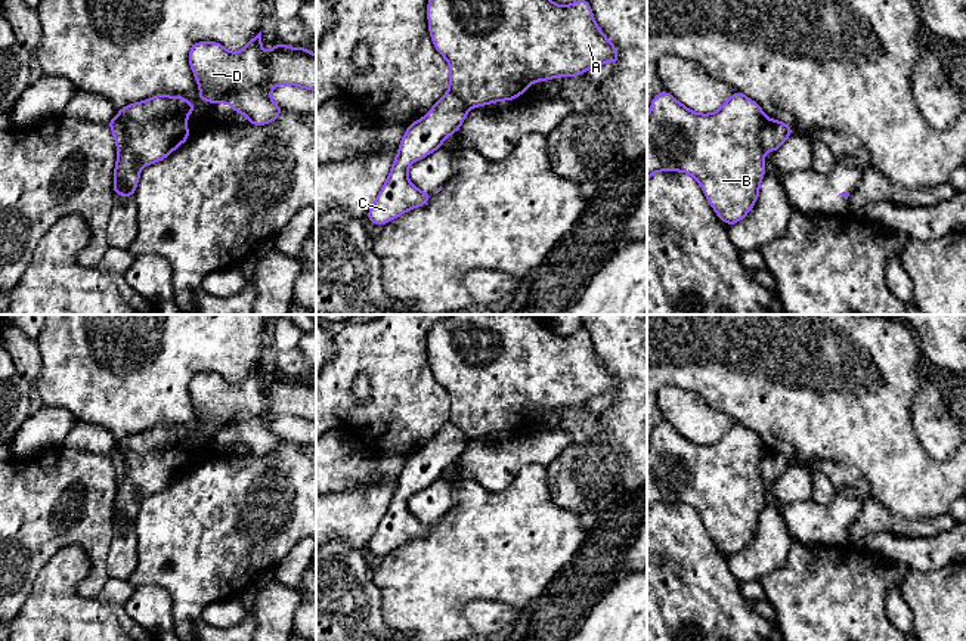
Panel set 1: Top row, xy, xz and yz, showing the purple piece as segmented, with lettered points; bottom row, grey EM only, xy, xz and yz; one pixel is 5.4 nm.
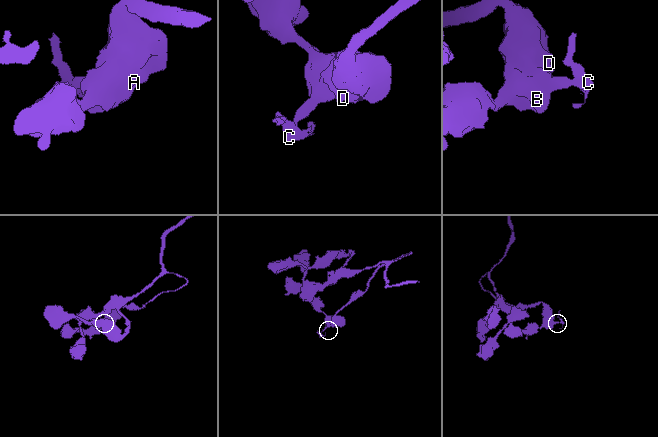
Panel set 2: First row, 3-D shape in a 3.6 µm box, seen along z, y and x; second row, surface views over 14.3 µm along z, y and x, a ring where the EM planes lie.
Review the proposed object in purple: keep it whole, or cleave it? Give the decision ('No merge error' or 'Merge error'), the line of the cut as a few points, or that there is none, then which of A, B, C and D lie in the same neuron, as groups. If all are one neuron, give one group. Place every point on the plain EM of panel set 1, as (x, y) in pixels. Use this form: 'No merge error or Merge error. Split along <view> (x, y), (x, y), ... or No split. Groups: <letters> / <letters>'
Merge error. Split along xy (115, 448), (124, 464), (124, 477), (118, 483). Groups: A B D / C

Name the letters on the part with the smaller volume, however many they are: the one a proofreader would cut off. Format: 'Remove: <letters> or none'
Remove: C

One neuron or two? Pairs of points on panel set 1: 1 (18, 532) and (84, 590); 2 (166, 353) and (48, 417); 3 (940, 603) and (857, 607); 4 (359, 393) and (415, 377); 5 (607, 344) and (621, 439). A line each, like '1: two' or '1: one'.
1: one
2: two
3: two
4: two
5: one

